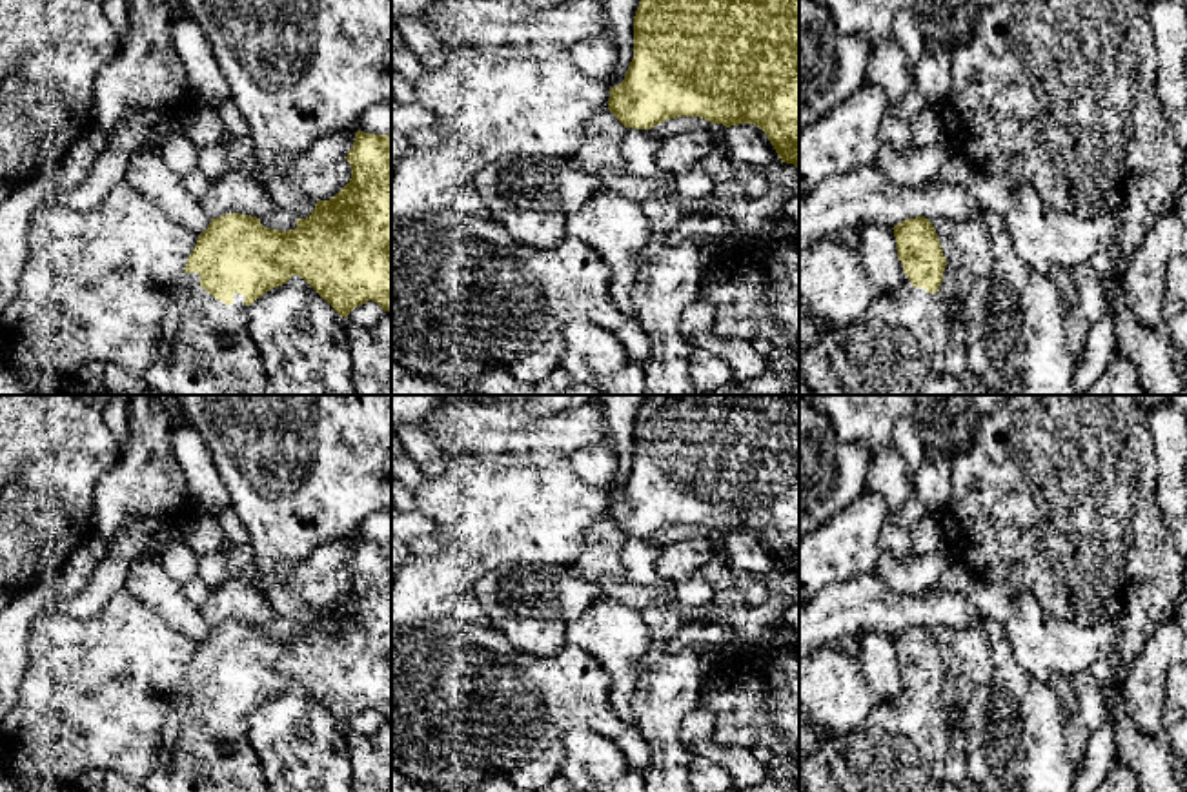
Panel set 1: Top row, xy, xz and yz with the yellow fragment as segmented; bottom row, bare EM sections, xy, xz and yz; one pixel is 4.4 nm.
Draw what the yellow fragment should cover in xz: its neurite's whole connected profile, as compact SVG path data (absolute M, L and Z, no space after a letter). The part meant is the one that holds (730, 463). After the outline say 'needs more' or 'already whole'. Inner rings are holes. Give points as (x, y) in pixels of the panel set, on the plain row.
M650 395L634 424L634 466L624 488L610 495L608 517L634 537L652 537L677 524L699 524L726 535L754 532L768 544L781 570L799 577L799 395Z | already whole

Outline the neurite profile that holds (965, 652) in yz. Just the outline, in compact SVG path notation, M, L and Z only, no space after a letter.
M972 624L963 630L928 628L938 641L943 663L947 672L952 674L961 701L967 701L978 688L992 683L992 643L985 637L981 626Z

